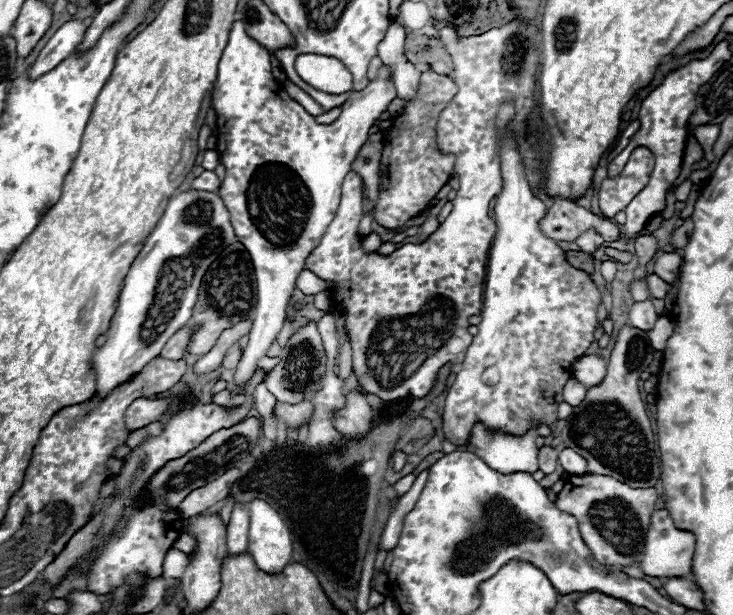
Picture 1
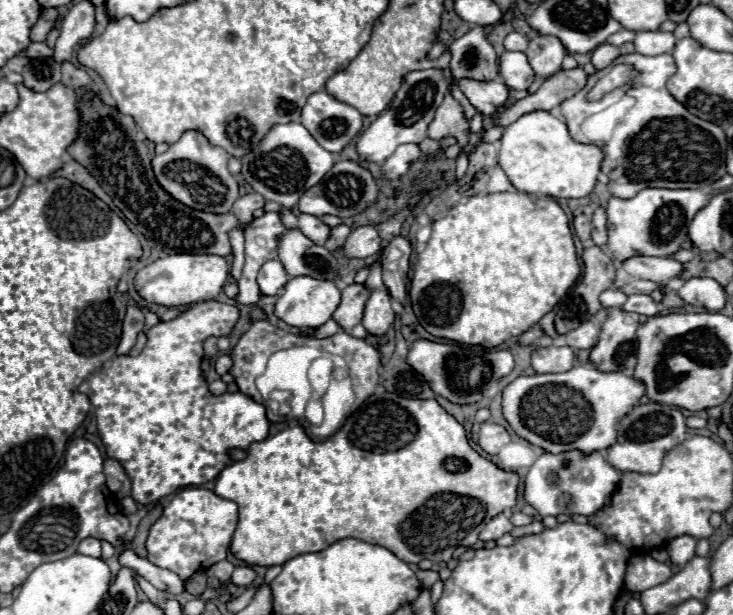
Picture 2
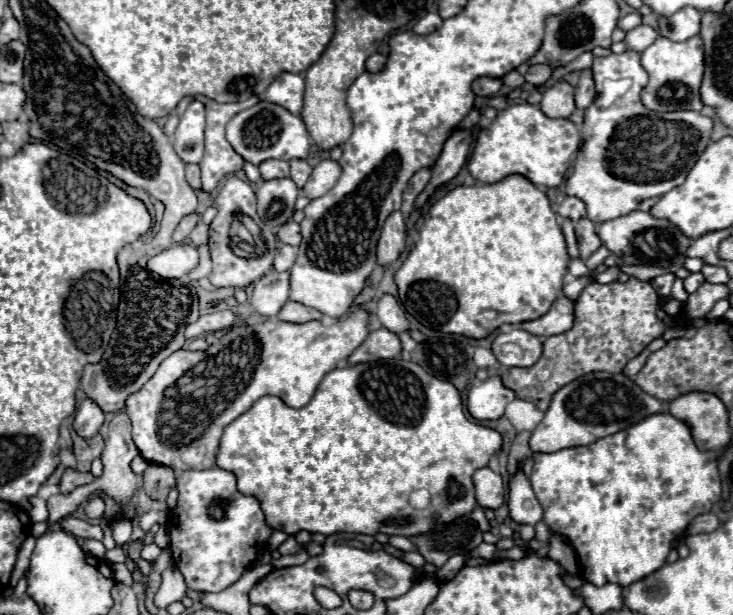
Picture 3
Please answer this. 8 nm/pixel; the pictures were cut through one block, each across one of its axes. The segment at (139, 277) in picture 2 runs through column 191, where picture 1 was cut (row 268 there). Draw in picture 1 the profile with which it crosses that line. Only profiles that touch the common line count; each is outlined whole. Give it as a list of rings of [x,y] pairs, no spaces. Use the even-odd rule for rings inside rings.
[[[240,20],[234,22],[228,36],[228,44],[218,62],[218,80],[212,92],[212,104],[218,114],[216,148],[220,152],[220,162],[226,168],[226,178],[220,186],[220,196],[230,212],[236,238],[246,246],[252,258],[256,272],[256,290],[258,290],[256,318],[248,334],[248,344],[242,350],[242,358],[232,378],[234,394],[242,392],[242,388],[258,370],[258,360],[266,356],[268,348],[282,330],[288,316],[292,292],[296,288],[296,278],[304,270],[306,258],[320,244],[320,238],[324,236],[328,224],[336,214],[336,208],[340,204],[342,182],[346,174],[352,170],[352,164],[360,148],[366,144],[370,126],[374,126],[374,122],[380,118],[380,114],[394,98],[396,98],[396,88],[392,84],[390,70],[382,66],[378,80],[372,80],[364,90],[350,94],[350,98],[344,102],[338,120],[334,120],[332,124],[318,124],[316,118],[310,116],[302,104],[292,100],[280,88],[278,80],[272,78],[268,50],[246,34],[244,22]]]

